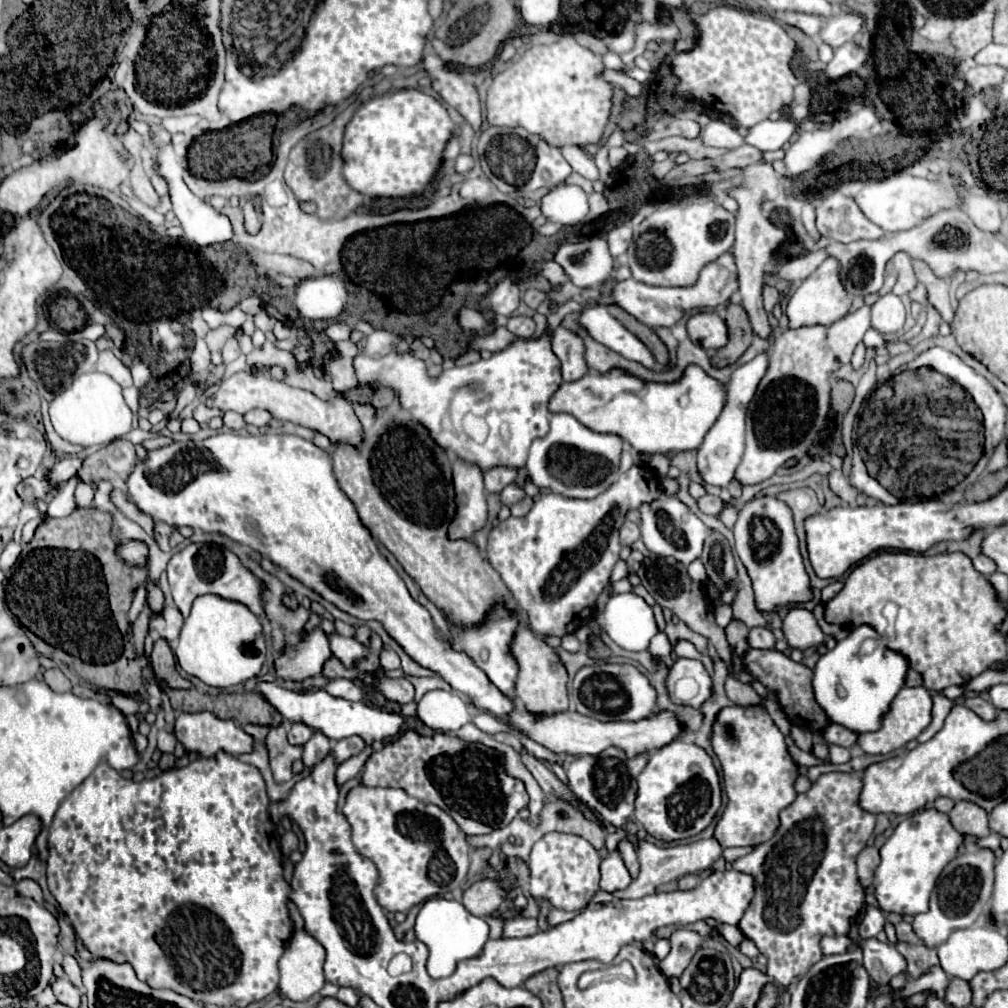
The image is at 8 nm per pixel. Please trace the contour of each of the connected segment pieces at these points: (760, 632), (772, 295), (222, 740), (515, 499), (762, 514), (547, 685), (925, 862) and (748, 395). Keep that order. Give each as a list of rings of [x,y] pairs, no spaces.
[[[753,627],[749,633],[749,645],[753,649],[775,649],[775,635],[769,627]]]
[[[765,285],[763,287],[763,305],[765,305],[765,311],[771,313],[777,303],[779,303],[779,289],[773,287],[773,285]]]
[[[179,713],[175,737],[187,751],[201,753],[201,757],[215,757],[219,751],[237,757],[253,751],[251,735],[235,721],[223,721],[211,713]]]
[[[507,485],[507,487],[501,491],[501,501],[503,501],[503,505],[507,505],[507,507],[519,503],[519,501],[525,499],[525,497],[527,497],[525,491],[519,489],[517,485]]]
[[[761,497],[745,503],[733,527],[735,551],[743,561],[755,591],[755,605],[763,613],[779,613],[789,603],[813,599],[809,575],[799,553],[791,509],[775,497]]]
[[[521,615],[519,629],[515,633],[515,639],[513,639],[511,651],[519,663],[519,677],[517,677],[515,693],[517,693],[517,701],[525,707],[525,711],[535,717],[555,715],[555,713],[567,711],[567,705],[569,705],[567,671],[563,671],[563,665],[559,663],[559,659],[555,659],[555,651],[541,637],[535,637],[529,631],[523,615]]]
[[[923,809],[901,821],[895,827],[893,835],[879,849],[881,863],[873,879],[873,887],[875,887],[873,895],[877,899],[879,908],[886,913],[894,912],[902,916],[914,916],[929,911],[929,895],[935,887],[935,879],[939,877],[943,867],[957,857],[959,847],[967,843],[995,851],[999,847],[999,835],[989,833],[987,837],[979,837],[979,839],[973,835],[963,835],[957,829],[953,829],[949,817],[937,809]]]
[[[765,351],[765,353],[757,355],[753,361],[745,363],[745,365],[741,365],[733,371],[731,381],[727,383],[727,403],[723,407],[723,413],[719,415],[715,425],[709,429],[701,449],[697,451],[697,471],[699,471],[699,475],[703,477],[703,481],[707,485],[727,487],[729,481],[733,479],[735,469],[741,463],[743,449],[745,449],[745,411],[747,411],[747,403],[753,399],[761,377],[767,373],[767,367],[769,367],[769,355]]]

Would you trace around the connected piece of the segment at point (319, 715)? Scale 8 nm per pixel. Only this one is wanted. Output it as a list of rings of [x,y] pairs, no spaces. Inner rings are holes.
[[[275,681],[273,683],[257,683],[257,691],[261,695],[267,695],[267,701],[289,721],[301,721],[313,729],[323,731],[329,739],[339,741],[343,737],[351,737],[351,735],[359,735],[365,739],[367,745],[371,745],[371,741],[383,741],[383,737],[393,737],[401,731],[403,725],[403,717],[397,713],[387,713],[387,711],[379,711],[373,707],[367,707],[365,703],[353,703],[347,699],[339,699],[333,697],[329,693],[315,691],[315,693],[307,693],[301,695],[297,691],[285,691],[281,689]]]

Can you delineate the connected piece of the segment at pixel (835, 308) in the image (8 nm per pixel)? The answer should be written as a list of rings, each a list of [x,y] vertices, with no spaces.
[[[827,257],[807,279],[799,283],[799,287],[791,293],[787,299],[787,305],[783,313],[787,315],[787,327],[785,329],[799,329],[807,325],[833,325],[835,321],[843,319],[851,309],[851,295],[845,291],[841,279],[839,279],[839,261],[835,257]]]

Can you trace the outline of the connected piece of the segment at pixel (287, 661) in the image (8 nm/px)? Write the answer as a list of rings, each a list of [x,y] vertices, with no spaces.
[[[317,627],[307,639],[301,639],[295,649],[287,649],[283,655],[275,657],[277,673],[285,679],[305,679],[317,675],[323,663],[331,657],[329,641],[321,627]]]

